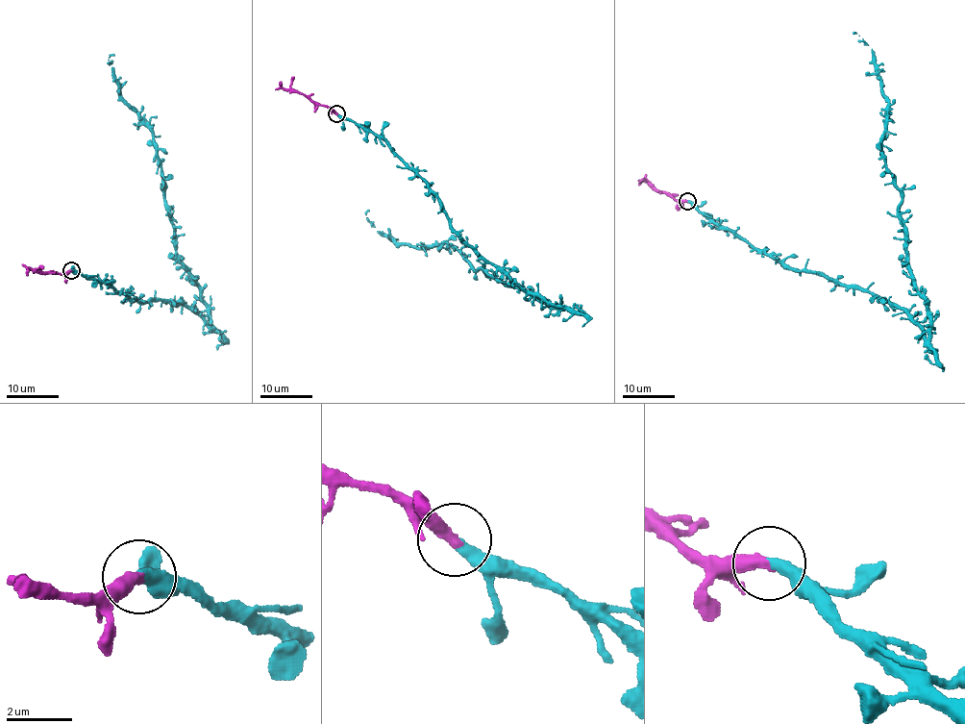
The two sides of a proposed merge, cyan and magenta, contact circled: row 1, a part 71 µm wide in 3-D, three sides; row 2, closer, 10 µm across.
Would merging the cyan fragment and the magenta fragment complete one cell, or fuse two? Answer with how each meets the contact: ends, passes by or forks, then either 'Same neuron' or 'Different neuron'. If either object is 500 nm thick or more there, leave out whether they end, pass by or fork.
At the ring cyan ends. At the ring magenta ends. Same neuron

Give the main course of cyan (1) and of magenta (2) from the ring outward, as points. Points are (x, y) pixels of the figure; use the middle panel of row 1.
1: (335, 113), (376, 133), (487, 261), (562, 308), (473, 269), (445, 242), (399, 243), (369, 210)
2: (336, 114), (325, 106), (313, 104), (306, 96), (284, 89), (281, 84)

